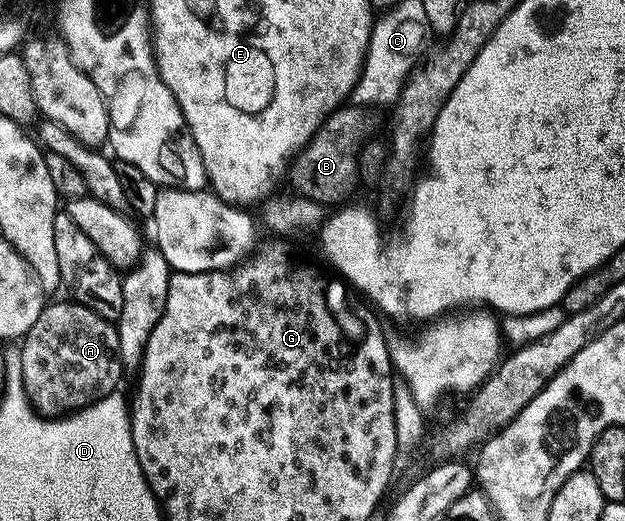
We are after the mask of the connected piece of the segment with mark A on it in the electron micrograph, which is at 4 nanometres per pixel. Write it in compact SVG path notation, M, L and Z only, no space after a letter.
M68 300L68 302L51 302L44 305L37 324L21 339L23 347L17 350L21 364L21 380L32 408L45 418L60 418L84 410L93 402L100 402L105 396L120 389L119 381L123 378L125 367L119 358L119 331L116 323L97 316L88 306Z

